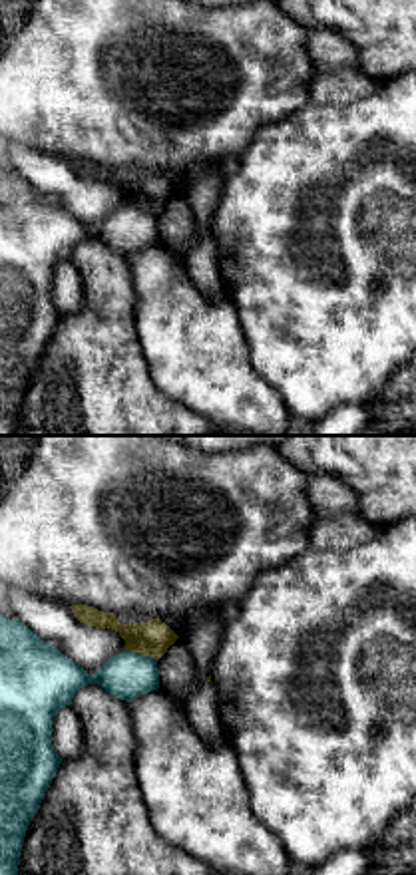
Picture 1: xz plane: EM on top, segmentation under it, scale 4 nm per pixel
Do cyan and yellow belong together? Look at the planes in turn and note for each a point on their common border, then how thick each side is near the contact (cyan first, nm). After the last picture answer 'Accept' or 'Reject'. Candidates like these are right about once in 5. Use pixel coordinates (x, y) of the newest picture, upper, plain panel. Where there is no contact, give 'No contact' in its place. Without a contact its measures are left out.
Touches cyan at (142, 209). Thickness 190 nm (cyan) against 140 nm

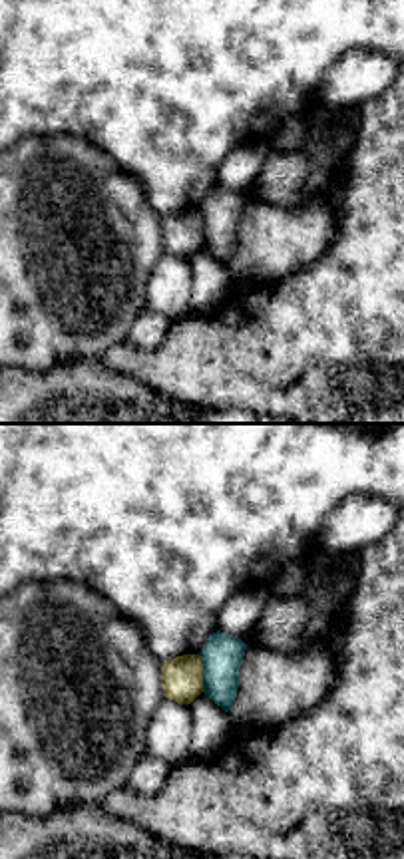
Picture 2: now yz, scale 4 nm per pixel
Touches cyan at (203, 227). Thickness 170 nm (cyan) against 180 nm

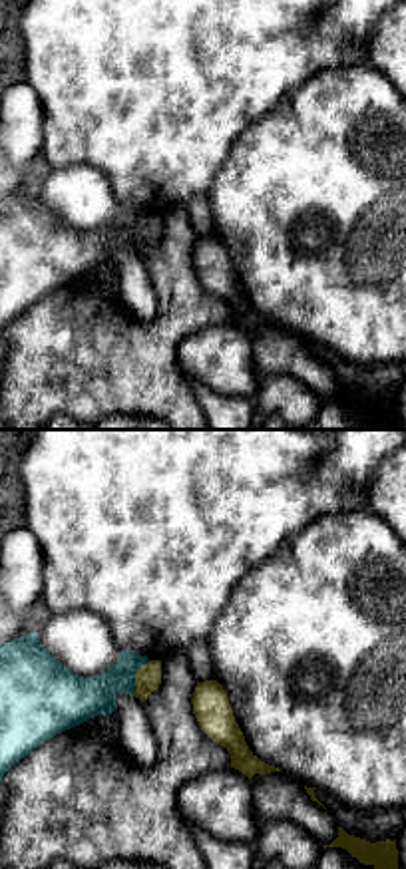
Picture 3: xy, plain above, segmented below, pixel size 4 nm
Touches cyan at (134, 231). Thickness 190 nm (cyan) against 110 nm

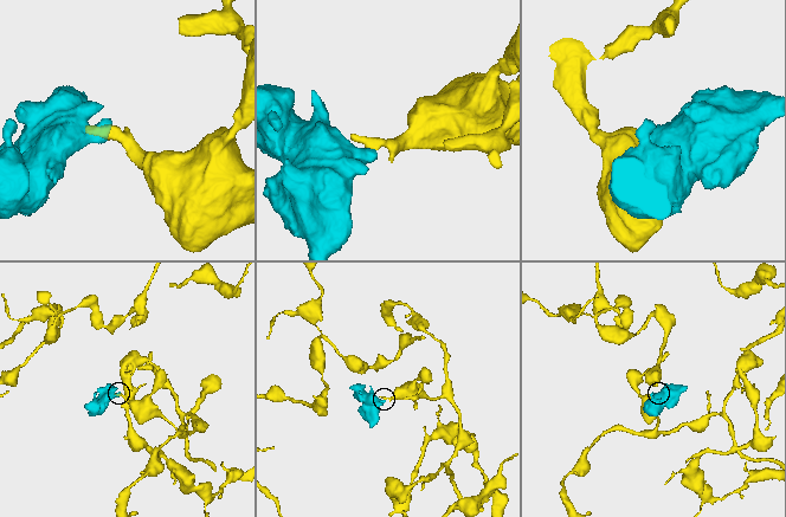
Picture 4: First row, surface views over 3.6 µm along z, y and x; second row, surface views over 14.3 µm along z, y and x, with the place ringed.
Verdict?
Reject

